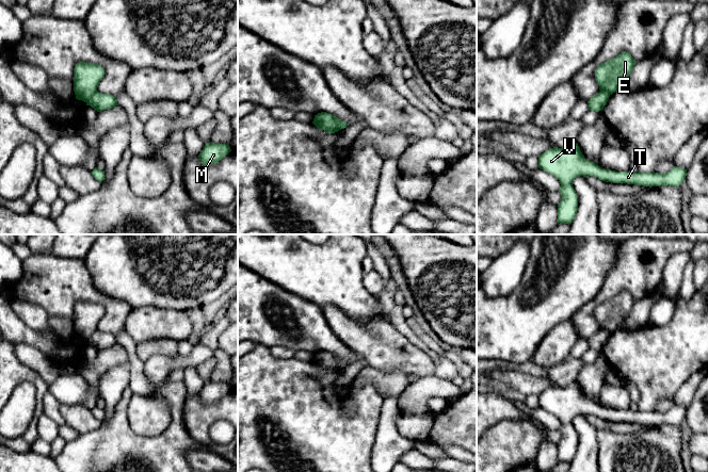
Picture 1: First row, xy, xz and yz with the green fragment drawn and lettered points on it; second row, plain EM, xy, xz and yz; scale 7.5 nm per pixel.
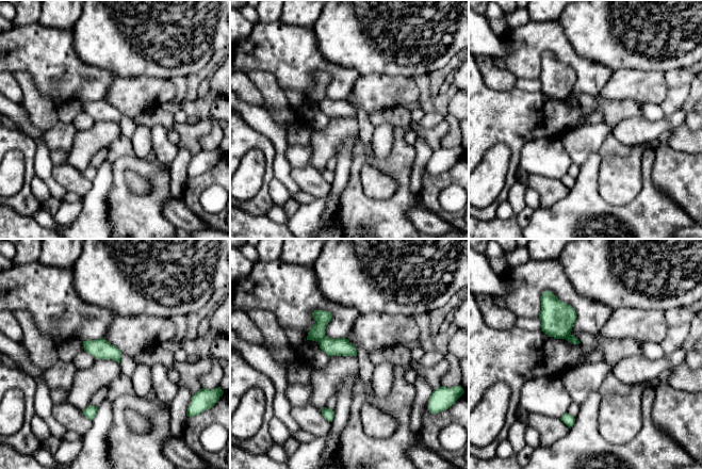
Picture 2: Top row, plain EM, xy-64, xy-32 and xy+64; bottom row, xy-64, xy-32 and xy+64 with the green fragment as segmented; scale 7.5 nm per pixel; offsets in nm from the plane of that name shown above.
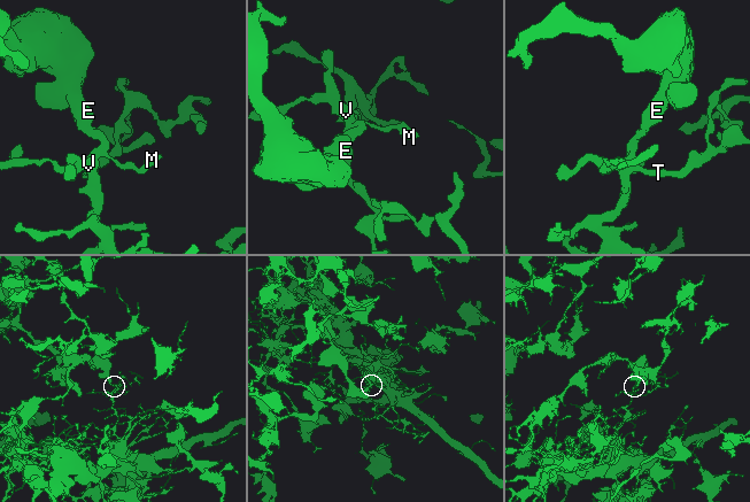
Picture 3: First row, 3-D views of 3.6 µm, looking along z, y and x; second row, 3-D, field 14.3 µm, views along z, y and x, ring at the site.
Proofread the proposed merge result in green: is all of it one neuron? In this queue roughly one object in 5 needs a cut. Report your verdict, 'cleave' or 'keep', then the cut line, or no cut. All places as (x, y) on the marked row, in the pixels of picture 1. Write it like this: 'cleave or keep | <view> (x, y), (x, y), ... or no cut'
cleave | xz (333, 116), (334, 124), (339, 129)

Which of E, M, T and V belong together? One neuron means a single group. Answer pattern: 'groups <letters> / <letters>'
groups E / M T V

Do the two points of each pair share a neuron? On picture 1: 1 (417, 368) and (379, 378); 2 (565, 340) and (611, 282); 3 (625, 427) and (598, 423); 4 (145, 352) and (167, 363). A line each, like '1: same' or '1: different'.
1: different
2: different
3: same
4: different

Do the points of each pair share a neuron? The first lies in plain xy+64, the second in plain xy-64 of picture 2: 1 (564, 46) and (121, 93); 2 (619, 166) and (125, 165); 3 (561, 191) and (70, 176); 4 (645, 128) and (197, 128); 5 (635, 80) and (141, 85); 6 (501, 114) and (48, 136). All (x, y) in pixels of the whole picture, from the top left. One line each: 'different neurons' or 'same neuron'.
1: different neurons
2: different neurons
3: same neuron
4: different neurons
5: same neuron
6: different neurons

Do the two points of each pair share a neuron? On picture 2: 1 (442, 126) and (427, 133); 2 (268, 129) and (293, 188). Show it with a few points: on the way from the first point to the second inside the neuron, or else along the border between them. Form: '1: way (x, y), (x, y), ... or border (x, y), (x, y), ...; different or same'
1: way (439, 129), (435, 133), (430, 133); same
2: way (280, 144), (280, 166), (283, 173); same

